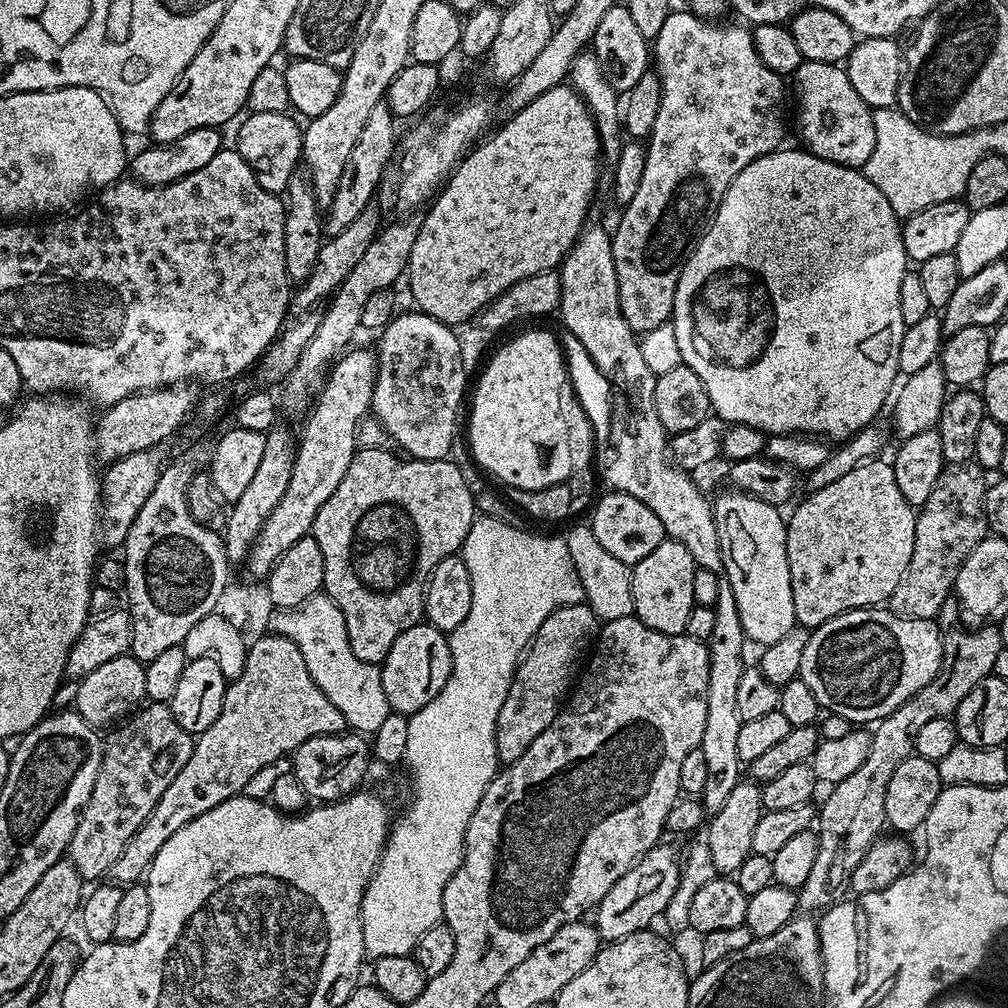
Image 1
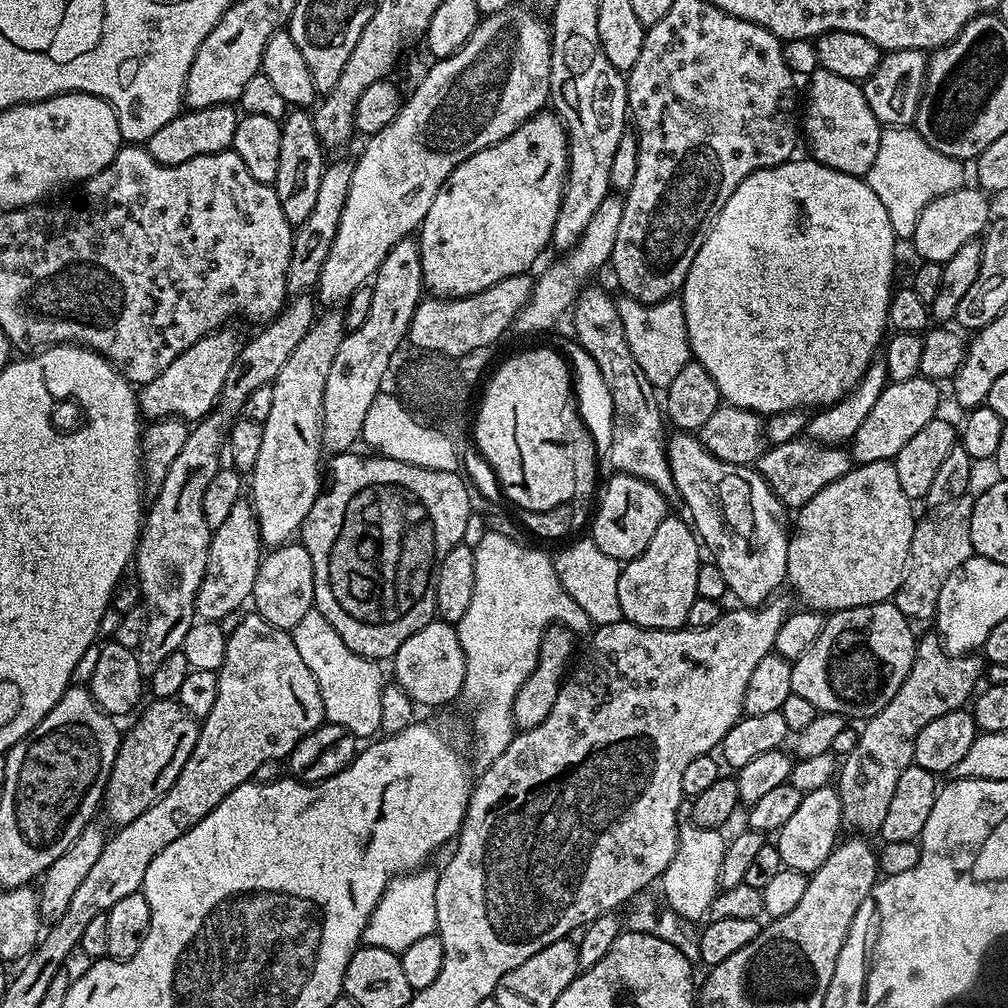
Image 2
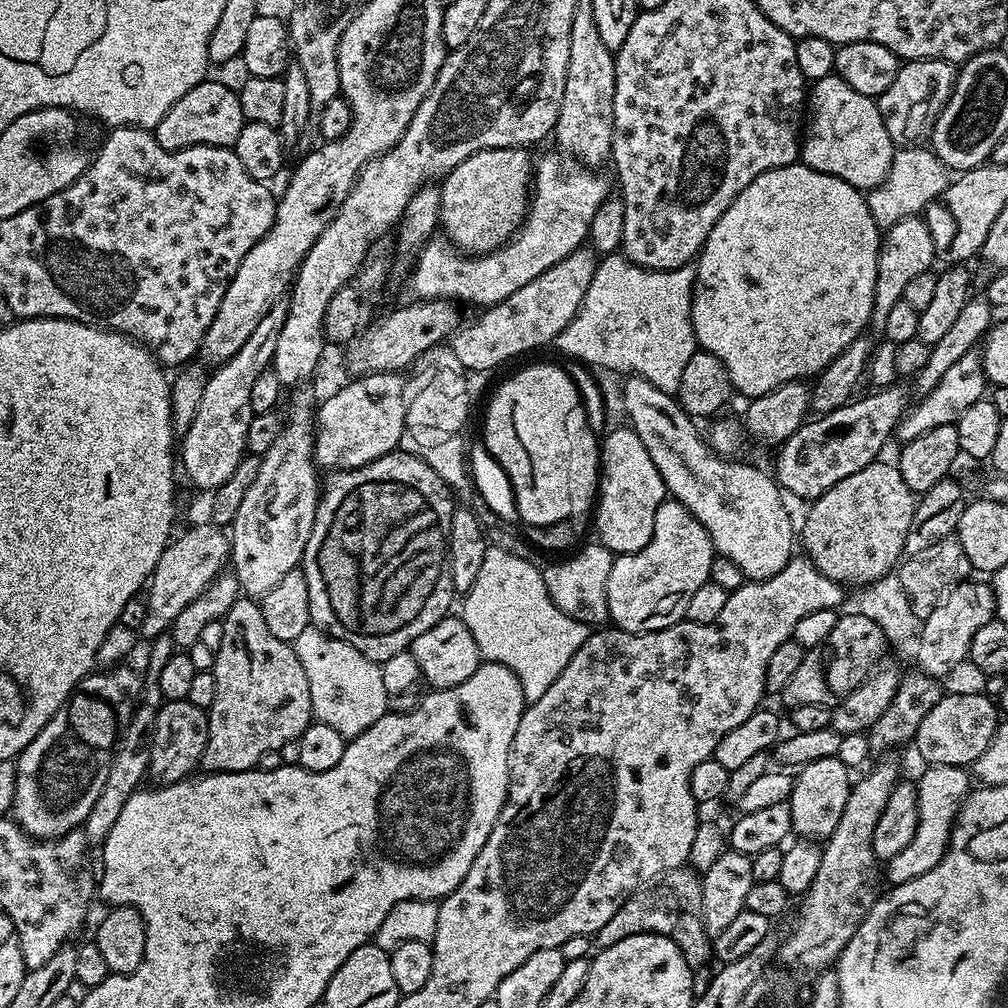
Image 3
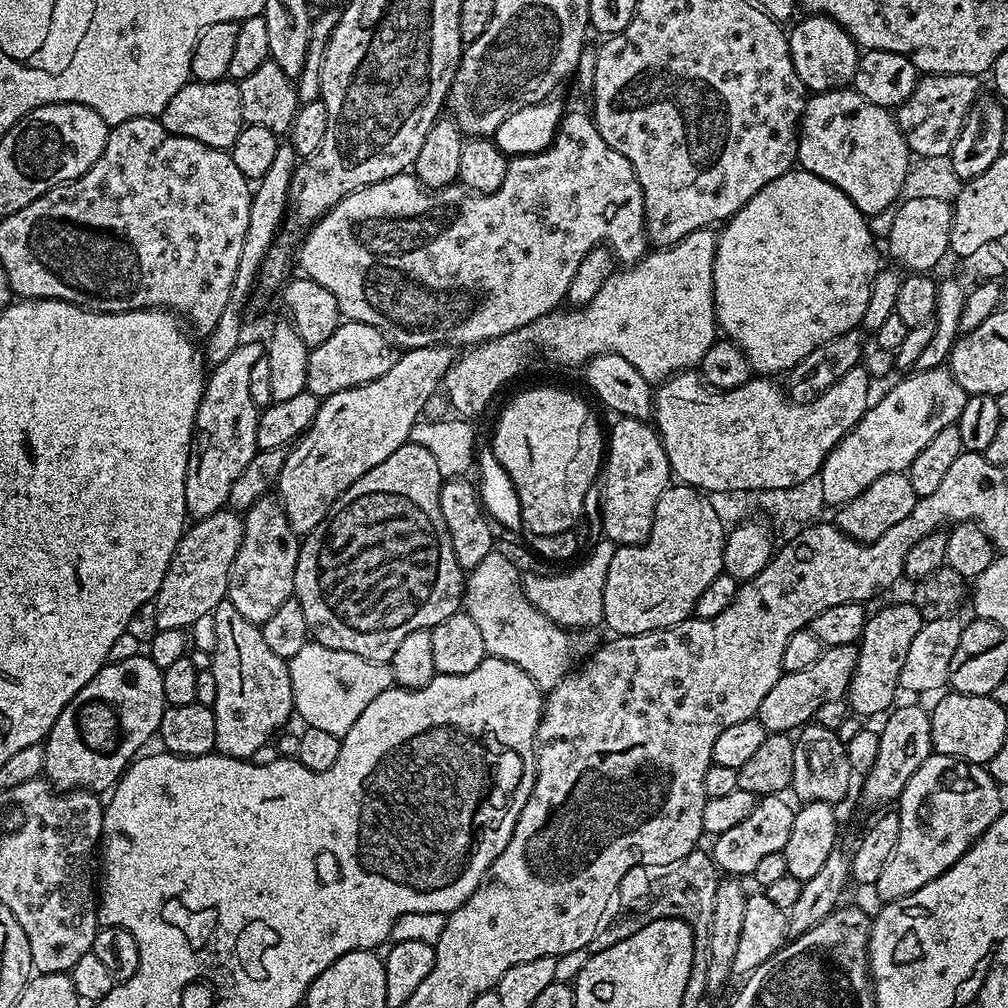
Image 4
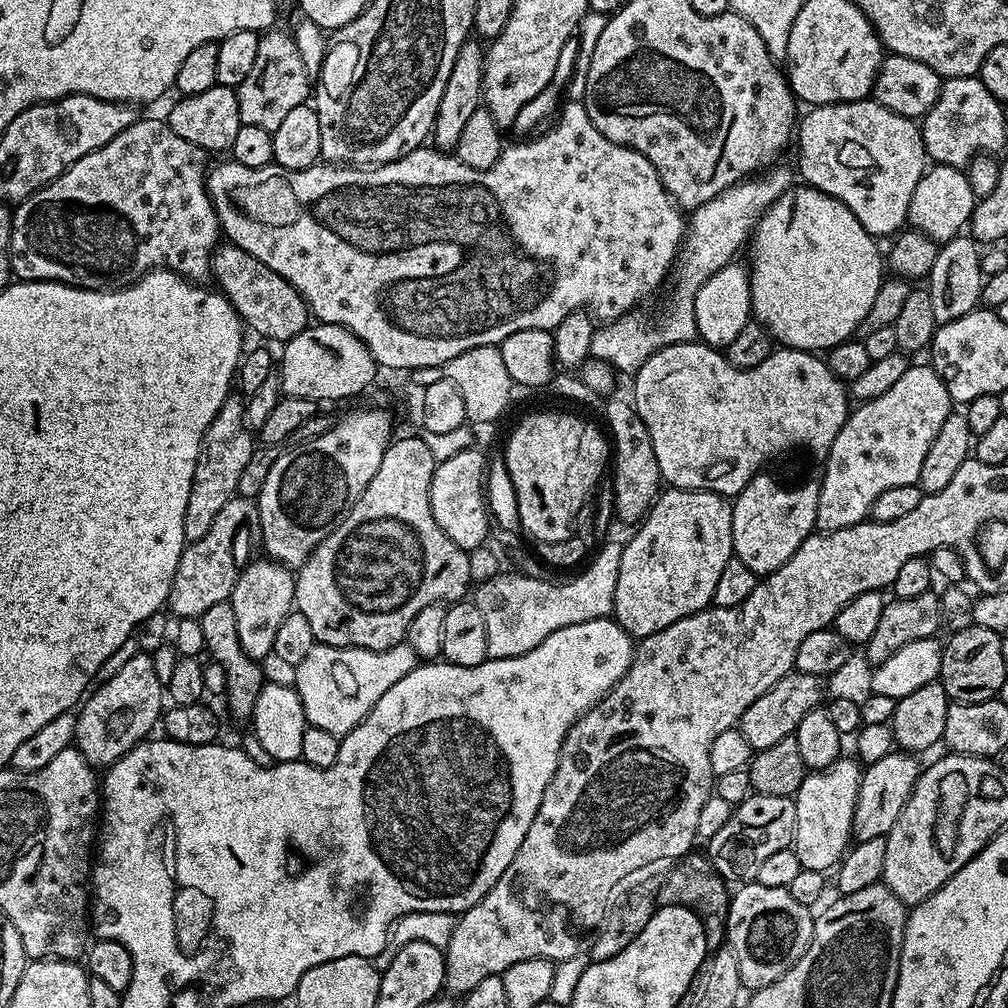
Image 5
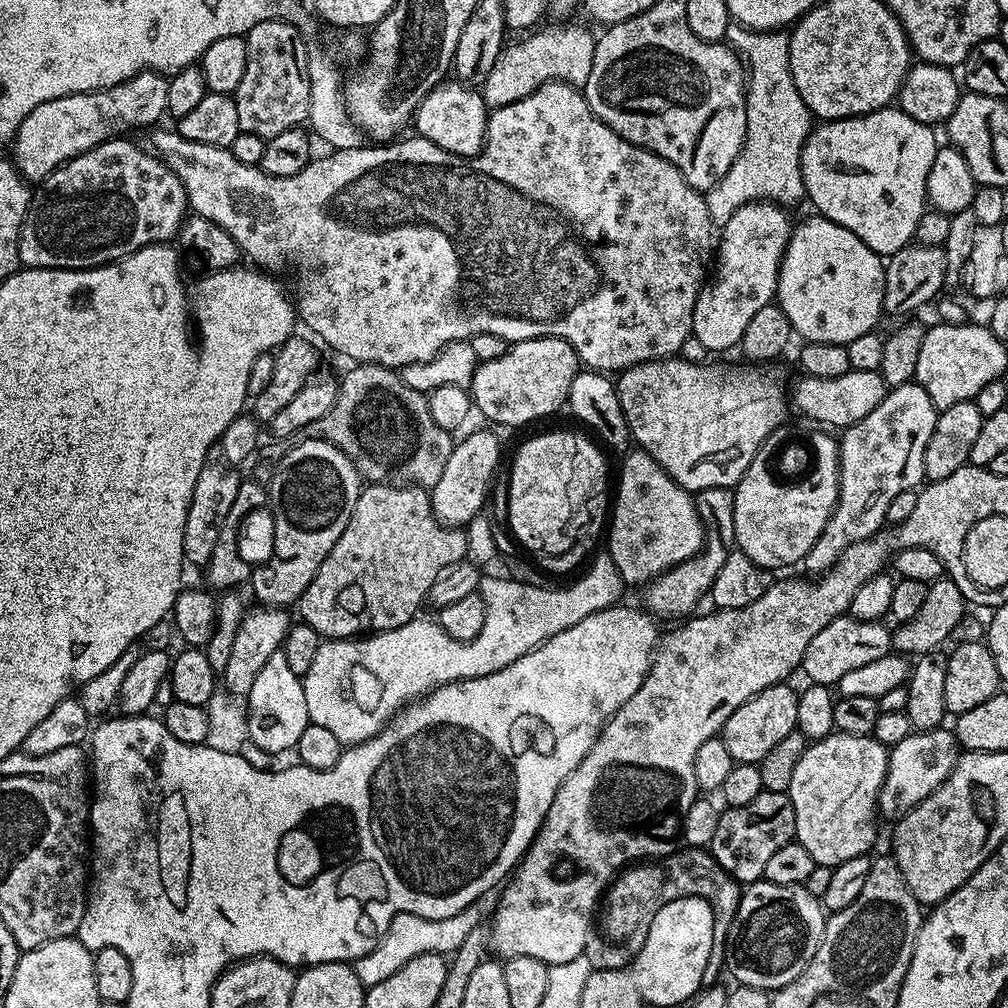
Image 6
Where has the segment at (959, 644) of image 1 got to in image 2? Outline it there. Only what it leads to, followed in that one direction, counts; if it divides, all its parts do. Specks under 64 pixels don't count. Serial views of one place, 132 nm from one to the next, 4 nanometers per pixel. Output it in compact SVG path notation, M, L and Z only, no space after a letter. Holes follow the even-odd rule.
M928 630L925 636L919 637L916 646L916 657L910 666L910 672L898 686L898 694L878 710L878 714L867 717L865 728L859 729L858 746L848 756L843 757L838 768L838 791L842 802L842 821L853 828L853 833L879 833L882 821L886 818L886 809L894 798L894 790L898 787L898 777L914 763L914 742L918 734L922 734L922 726L934 722L934 718L942 718L942 714L950 714L950 710L964 708L973 699L977 691L976 679L981 679L982 664L975 655L952 656L940 646L940 638L935 631Z

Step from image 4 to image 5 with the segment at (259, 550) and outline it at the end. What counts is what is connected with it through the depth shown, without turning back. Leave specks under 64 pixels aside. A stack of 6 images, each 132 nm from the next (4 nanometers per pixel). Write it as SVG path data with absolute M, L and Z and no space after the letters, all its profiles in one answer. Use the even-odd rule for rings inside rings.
M263 558L264 560L256 560L253 564L248 564L239 569L238 575L236 577L236 581L234 582L234 590L232 591L232 595L230 597L230 603L232 605L232 609L234 610L234 622L236 623L236 633L238 634L238 638L240 639L240 645L242 646L242 650L250 657L250 659L255 660L257 662L263 661L263 656L266 658L272 656L272 647L274 646L274 638L278 634L278 629L282 626L282 622L286 619L286 614L290 614L294 610L294 605L296 603L296 577L293 575L291 571L285 565L276 563L275 560L271 558Z

